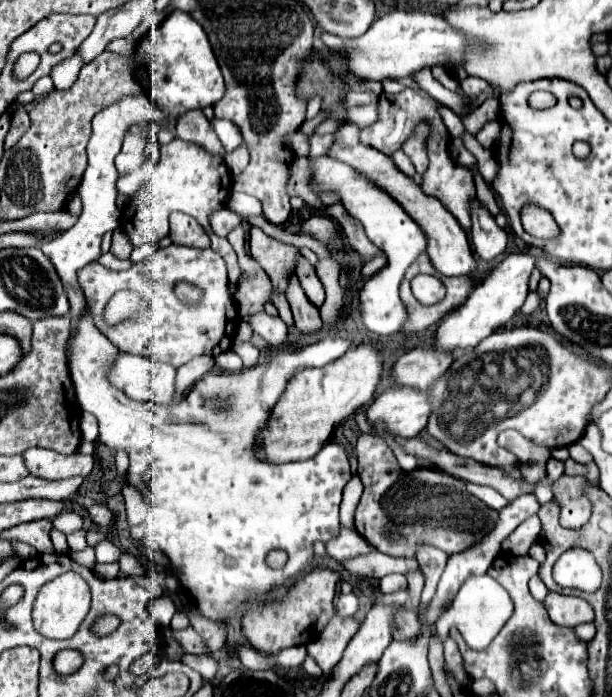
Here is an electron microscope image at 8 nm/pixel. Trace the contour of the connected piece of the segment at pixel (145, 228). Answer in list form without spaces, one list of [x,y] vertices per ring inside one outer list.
[[[175,138],[169,144],[161,146],[161,160],[155,168],[153,178],[157,178],[153,188],[147,192],[135,194],[133,200],[129,202],[127,210],[123,210],[121,226],[123,226],[129,242],[133,244],[133,248],[143,246],[143,244],[153,244],[153,242],[159,242],[161,238],[165,238],[169,234],[169,214],[175,210],[185,212],[185,214],[193,216],[205,228],[205,232],[211,238],[211,248],[217,254],[221,254],[221,258],[227,264],[231,286],[237,286],[237,280],[241,274],[239,264],[237,264],[237,254],[233,252],[233,246],[229,244],[229,240],[217,236],[209,226],[209,214],[213,210],[223,208],[231,194],[231,173],[224,157],[205,152],[205,148],[201,148],[193,142]]]

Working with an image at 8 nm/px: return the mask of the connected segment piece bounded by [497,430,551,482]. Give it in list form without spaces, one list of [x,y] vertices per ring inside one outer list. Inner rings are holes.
[[[505,430],[499,434],[497,438],[497,444],[503,446],[505,450],[517,454],[517,458],[521,462],[527,462],[527,460],[533,460],[535,466],[527,468],[525,466],[525,472],[527,472],[527,478],[531,482],[537,482],[541,476],[545,476],[545,462],[547,458],[551,458],[551,450],[549,448],[537,448],[529,438],[521,436],[519,432],[513,432],[513,430]]]

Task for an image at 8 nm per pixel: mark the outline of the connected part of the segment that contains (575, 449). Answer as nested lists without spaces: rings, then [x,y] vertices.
[[[575,442],[575,444],[569,446],[569,454],[571,454],[573,460],[577,460],[577,462],[581,462],[581,464],[591,464],[591,462],[593,462],[591,454],[589,454],[579,442]]]

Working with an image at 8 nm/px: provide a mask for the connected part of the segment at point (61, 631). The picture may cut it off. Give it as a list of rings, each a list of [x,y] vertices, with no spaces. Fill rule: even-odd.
[[[65,572],[61,576],[49,580],[41,588],[41,592],[37,594],[37,600],[33,604],[33,624],[35,624],[35,630],[41,632],[43,636],[55,638],[55,640],[69,638],[69,636],[73,636],[77,632],[79,624],[87,616],[89,604],[91,604],[91,592],[89,592],[87,582],[81,576],[73,574],[73,572]]]

